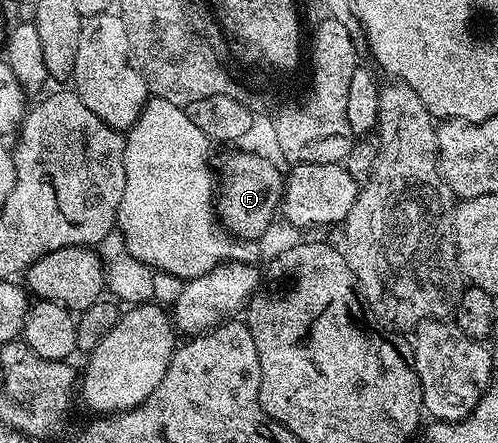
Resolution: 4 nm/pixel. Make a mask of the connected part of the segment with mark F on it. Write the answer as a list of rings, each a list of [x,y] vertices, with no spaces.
[[[232,153],[224,161],[224,170],[218,173],[217,218],[232,236],[257,239],[267,231],[272,216],[277,216],[283,192],[282,173],[270,162],[252,153]]]

